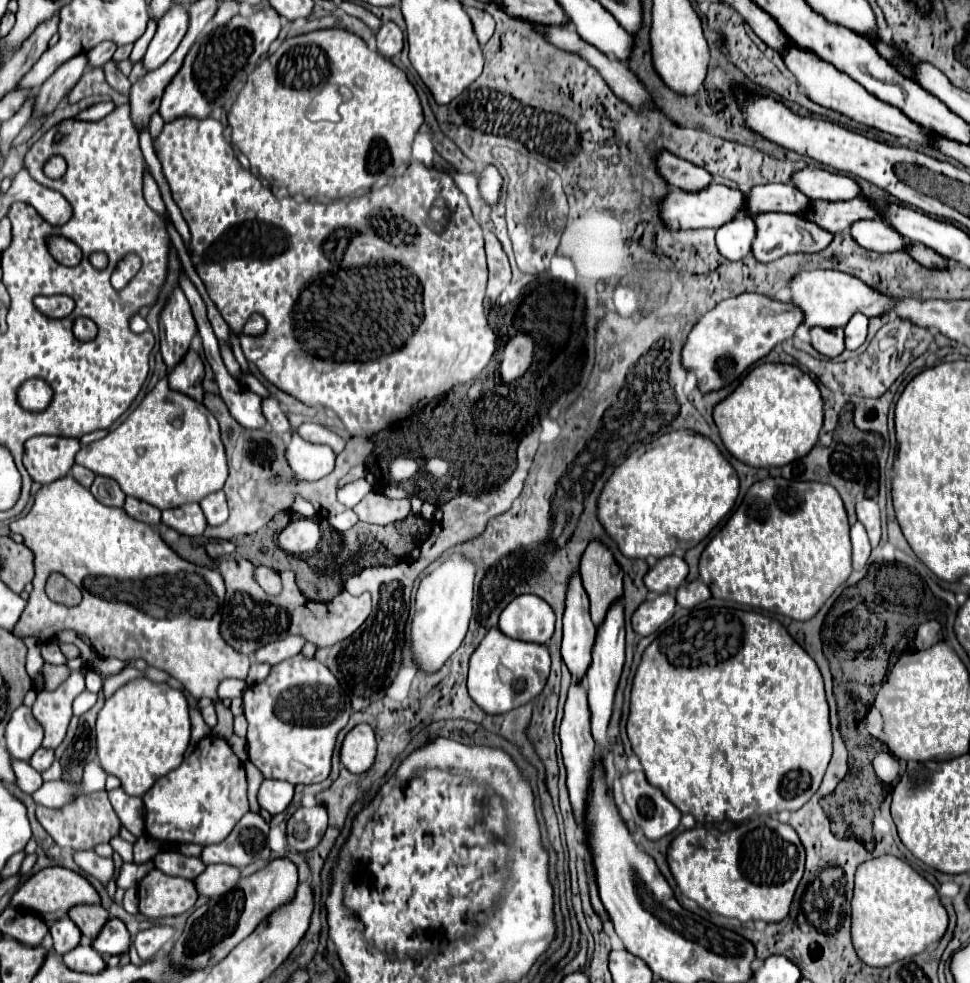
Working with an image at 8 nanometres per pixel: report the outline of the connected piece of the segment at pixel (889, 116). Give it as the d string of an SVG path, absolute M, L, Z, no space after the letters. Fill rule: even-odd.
M789 49L787 55L783 55L785 65L789 67L789 71L795 75L797 83L805 89L807 97L813 99L815 103L823 105L823 107L831 107L833 111L839 111L863 125L881 129L885 133L891 133L895 137L901 139L909 139L911 143L919 143L919 145L931 145L929 141L929 133L923 127L917 127L917 123L913 123L911 119L907 119L897 107L883 103L879 99L875 99L875 95L867 93L865 87L861 87L859 83L855 83L849 75L845 75L843 71L831 67L831 63L819 59L815 53L807 53L803 49Z

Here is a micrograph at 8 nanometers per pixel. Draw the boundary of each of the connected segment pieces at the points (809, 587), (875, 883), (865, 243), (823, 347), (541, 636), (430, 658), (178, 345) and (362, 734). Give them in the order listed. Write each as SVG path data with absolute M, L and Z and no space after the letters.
M767 477L745 493L741 505L709 541L699 559L699 577L717 599L767 609L795 621L811 619L831 593L851 575L851 541L843 501L835 487L815 481Z
M881 855L857 867L855 893L851 899L851 937L853 937L853 947L863 963L871 967L887 967L899 959L917 955L937 945L945 929L947 929L947 911L939 903L939 895L935 887L929 881L925 881L915 869L911 869L905 861L893 855Z
M879 219L855 223L851 227L851 235L861 247L875 253L897 253L909 247L909 241L903 235L899 235L899 231L895 231L891 225Z
M815 327L809 331L811 335L811 345L815 347L815 351L819 351L821 355L833 359L837 355L843 353L845 345L843 345L843 329L823 329L823 327Z
M537 595L515 597L499 617L499 629L507 637L531 643L549 643L553 625L553 609Z
M451 555L439 569L421 579L415 597L415 617L411 621L411 657L419 671L437 673L465 639L473 613L473 563L461 555Z
M177 285L159 315L161 355L169 369L173 369L181 361L181 357L187 353L195 331L197 327L191 313L191 305L187 297L183 295L181 287Z
M355 725L343 739L339 759L351 773L363 773L375 759L375 733L369 725Z

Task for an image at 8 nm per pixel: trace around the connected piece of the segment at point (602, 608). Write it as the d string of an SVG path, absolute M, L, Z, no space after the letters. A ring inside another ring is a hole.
M599 541L591 543L583 553L581 581L591 601L591 619L595 627L601 627L609 607L623 597L623 571Z

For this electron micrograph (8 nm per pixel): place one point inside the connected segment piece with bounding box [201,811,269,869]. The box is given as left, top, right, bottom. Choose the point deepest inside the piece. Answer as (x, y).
(247, 842)

